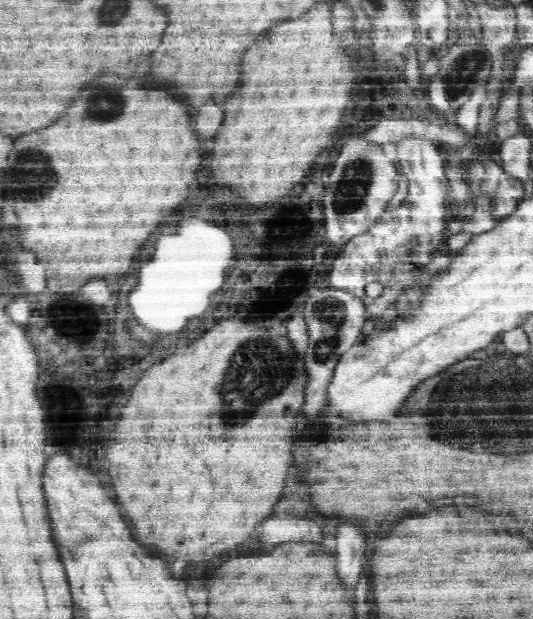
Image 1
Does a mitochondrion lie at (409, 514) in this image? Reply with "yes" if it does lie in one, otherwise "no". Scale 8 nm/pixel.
no

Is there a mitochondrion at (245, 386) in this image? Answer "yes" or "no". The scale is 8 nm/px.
yes

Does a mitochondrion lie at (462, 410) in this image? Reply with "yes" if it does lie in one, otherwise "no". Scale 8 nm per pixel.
yes

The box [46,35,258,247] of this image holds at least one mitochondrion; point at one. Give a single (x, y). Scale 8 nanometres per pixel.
(104, 102)

